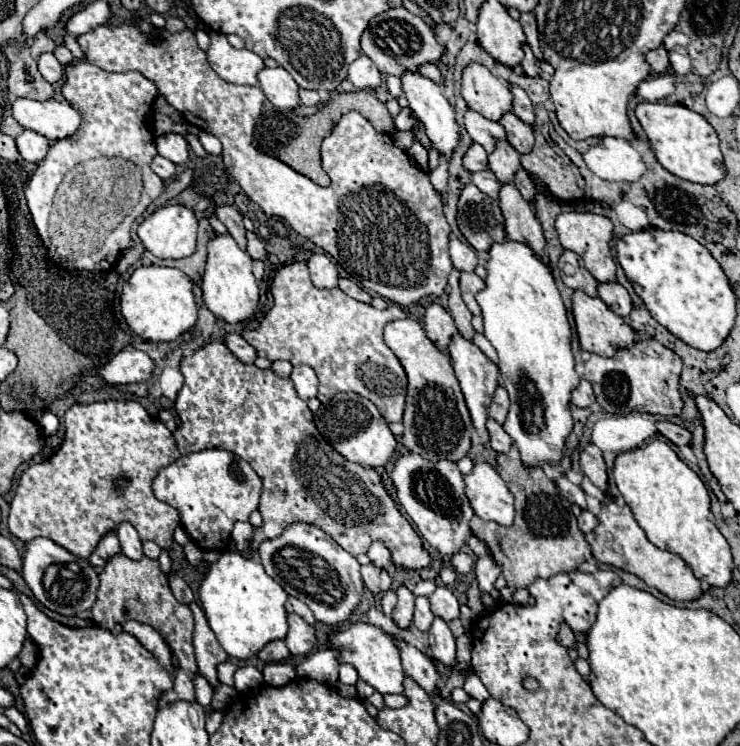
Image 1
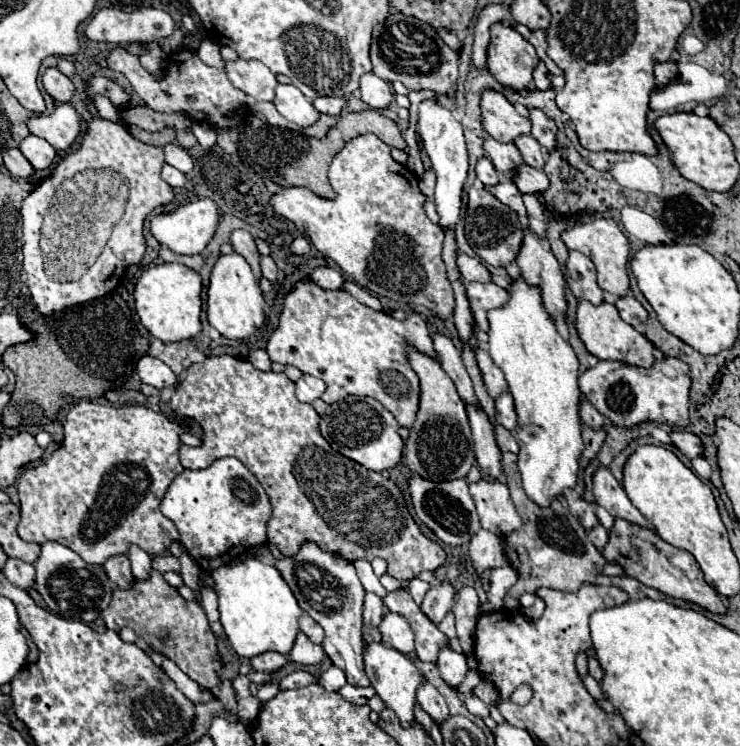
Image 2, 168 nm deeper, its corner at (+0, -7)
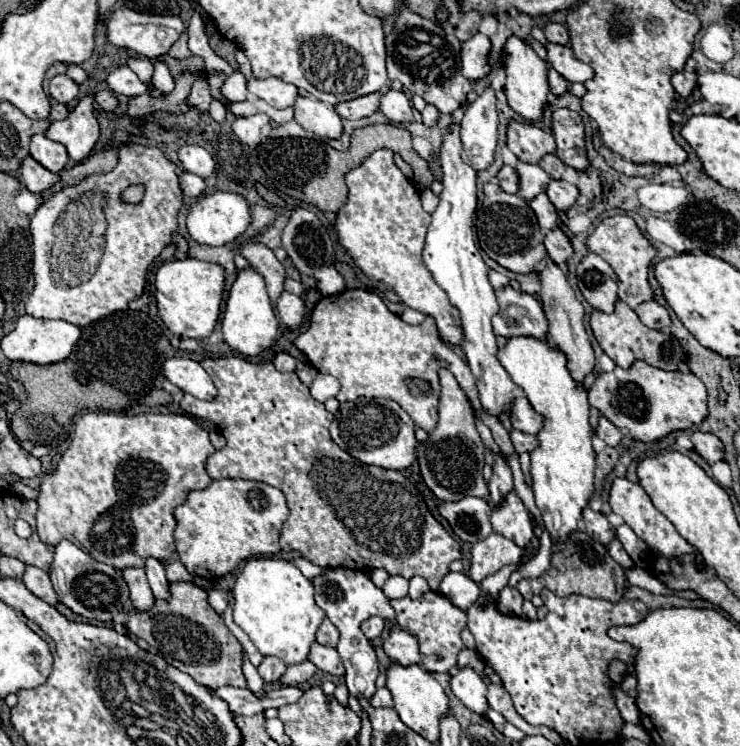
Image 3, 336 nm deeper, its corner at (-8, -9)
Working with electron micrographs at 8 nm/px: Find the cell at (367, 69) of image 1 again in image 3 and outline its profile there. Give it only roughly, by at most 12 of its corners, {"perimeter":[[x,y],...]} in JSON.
{"perimeter":[[388,89],[380,111],[390,123],[414,121],[410,99]]}

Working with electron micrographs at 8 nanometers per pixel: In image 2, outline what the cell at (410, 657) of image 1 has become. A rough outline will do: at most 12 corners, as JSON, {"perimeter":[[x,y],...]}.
{"perimeter":[[424,681],[416,699],[422,709],[442,723],[450,713],[436,687]]}

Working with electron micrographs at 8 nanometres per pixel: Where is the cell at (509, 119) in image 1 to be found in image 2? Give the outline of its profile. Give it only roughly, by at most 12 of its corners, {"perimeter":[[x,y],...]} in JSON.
{"perimeter":[[530,135],[516,143],[522,159],[534,169],[544,167],[544,151]]}

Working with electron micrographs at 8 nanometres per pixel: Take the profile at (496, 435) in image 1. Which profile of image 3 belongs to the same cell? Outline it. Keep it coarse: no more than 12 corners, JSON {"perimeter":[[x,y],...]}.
{"perimeter":[[522,431],[510,433],[518,455],[540,445],[536,435]]}

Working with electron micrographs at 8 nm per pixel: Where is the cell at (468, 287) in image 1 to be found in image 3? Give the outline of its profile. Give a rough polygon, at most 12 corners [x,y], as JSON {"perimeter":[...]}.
{"perimeter":[[512,287],[496,291],[494,333],[548,339],[540,301]]}

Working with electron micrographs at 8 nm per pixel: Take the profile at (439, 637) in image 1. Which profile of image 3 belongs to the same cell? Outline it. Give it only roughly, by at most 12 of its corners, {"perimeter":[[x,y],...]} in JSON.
{"perimeter":[[474,669],[452,675],[452,693],[474,713],[486,715],[486,683]]}

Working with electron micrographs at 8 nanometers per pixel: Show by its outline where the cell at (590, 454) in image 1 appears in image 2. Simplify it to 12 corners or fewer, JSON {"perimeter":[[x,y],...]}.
{"perimeter":[[608,467],[594,477],[594,497],[612,517],[648,527]]}

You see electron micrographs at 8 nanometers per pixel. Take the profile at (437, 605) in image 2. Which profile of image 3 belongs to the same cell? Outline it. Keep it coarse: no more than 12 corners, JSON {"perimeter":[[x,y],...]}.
{"perimeter":[[448,573],[438,589],[460,609],[480,597],[466,573]]}

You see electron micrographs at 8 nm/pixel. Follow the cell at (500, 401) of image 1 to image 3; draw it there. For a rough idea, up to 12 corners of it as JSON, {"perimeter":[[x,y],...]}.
{"perimeter":[[522,389],[510,413],[514,429],[536,435],[544,417],[532,409]]}

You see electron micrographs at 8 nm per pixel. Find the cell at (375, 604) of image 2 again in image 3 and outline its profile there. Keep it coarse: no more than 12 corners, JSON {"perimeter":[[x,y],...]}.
{"perimeter":[[380,617],[362,621],[360,629],[368,639],[380,637],[384,621]]}

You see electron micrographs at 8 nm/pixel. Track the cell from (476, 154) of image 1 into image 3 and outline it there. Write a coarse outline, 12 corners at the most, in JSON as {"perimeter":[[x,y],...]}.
{"perimeter":[[504,165],[498,183],[506,193],[518,193],[518,173]]}

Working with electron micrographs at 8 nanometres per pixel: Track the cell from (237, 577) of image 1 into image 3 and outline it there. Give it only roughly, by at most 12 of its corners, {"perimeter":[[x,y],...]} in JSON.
{"perimeter":[[248,559],[234,621],[262,655],[308,659],[326,613],[284,559]]}

